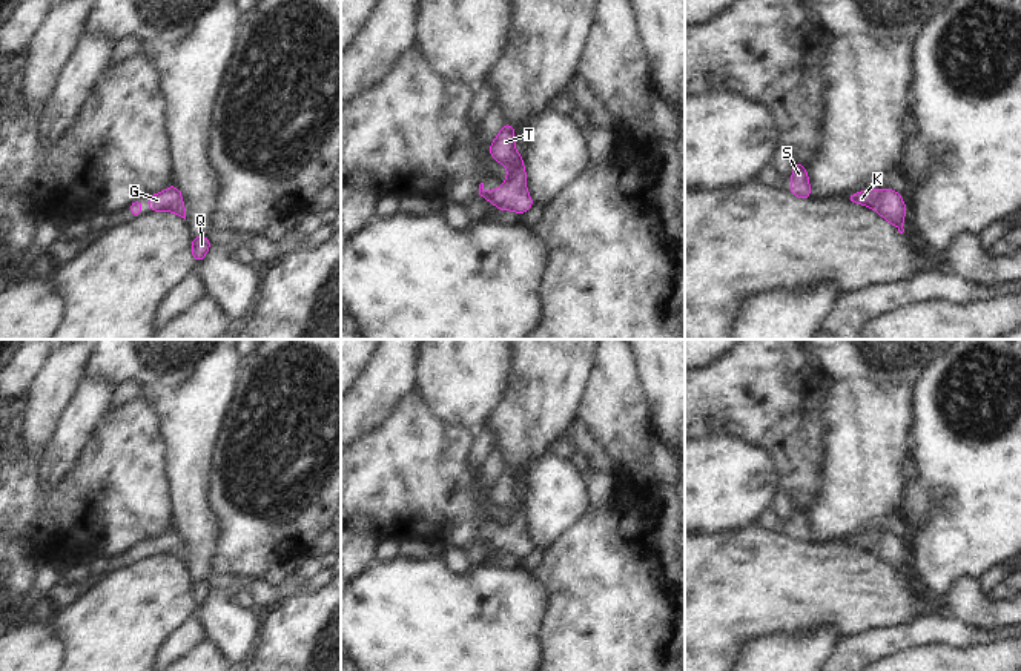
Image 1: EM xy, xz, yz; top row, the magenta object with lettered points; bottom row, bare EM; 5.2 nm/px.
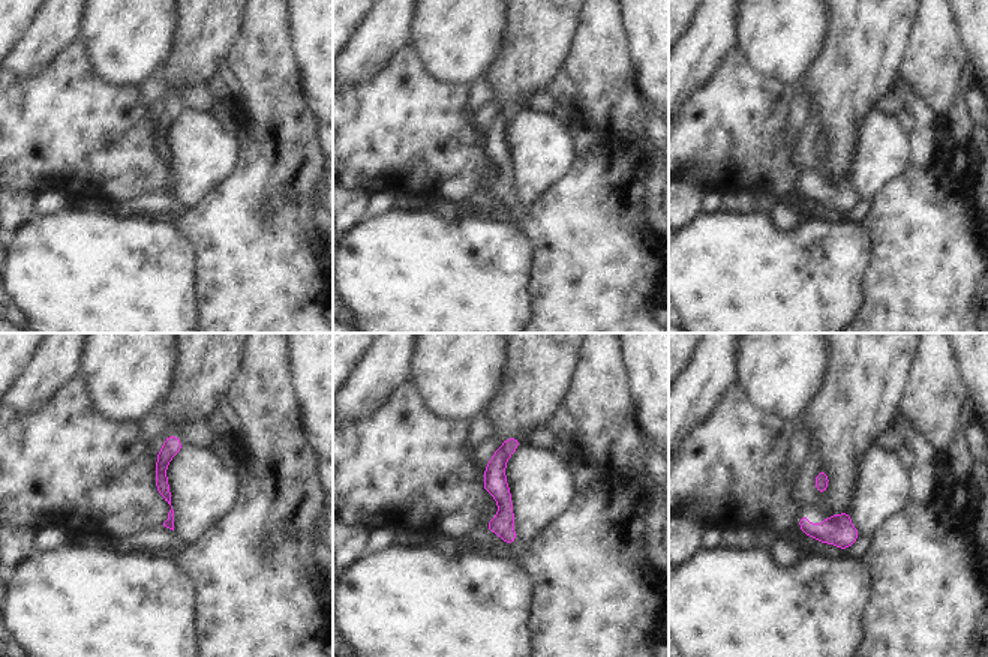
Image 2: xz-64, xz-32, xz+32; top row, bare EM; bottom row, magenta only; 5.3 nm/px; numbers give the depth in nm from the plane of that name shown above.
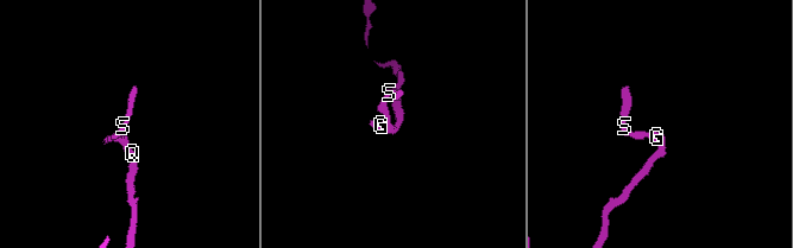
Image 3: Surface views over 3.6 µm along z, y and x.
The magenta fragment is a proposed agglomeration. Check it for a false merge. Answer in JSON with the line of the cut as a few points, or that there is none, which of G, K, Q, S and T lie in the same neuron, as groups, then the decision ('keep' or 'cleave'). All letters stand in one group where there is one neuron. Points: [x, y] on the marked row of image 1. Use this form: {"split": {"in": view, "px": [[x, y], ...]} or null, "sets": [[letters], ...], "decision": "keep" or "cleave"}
{"split": null, "sets": [["G", "K", "Q", "S", "T"]], "decision": "keep"}

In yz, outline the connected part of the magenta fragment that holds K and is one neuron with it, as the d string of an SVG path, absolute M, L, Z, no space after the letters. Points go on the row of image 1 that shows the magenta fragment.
M867 189L858 193L849 193L846 201L858 203L877 210L878 215L895 226L900 233L904 232L903 221L906 217L906 204L901 193L892 189Z

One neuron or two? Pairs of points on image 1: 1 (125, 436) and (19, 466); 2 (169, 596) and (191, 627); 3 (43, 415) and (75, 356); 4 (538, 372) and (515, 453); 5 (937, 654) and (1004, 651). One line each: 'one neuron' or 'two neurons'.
1: one neuron
2: two neurons
3: one neuron
4: one neuron
5: one neuron

